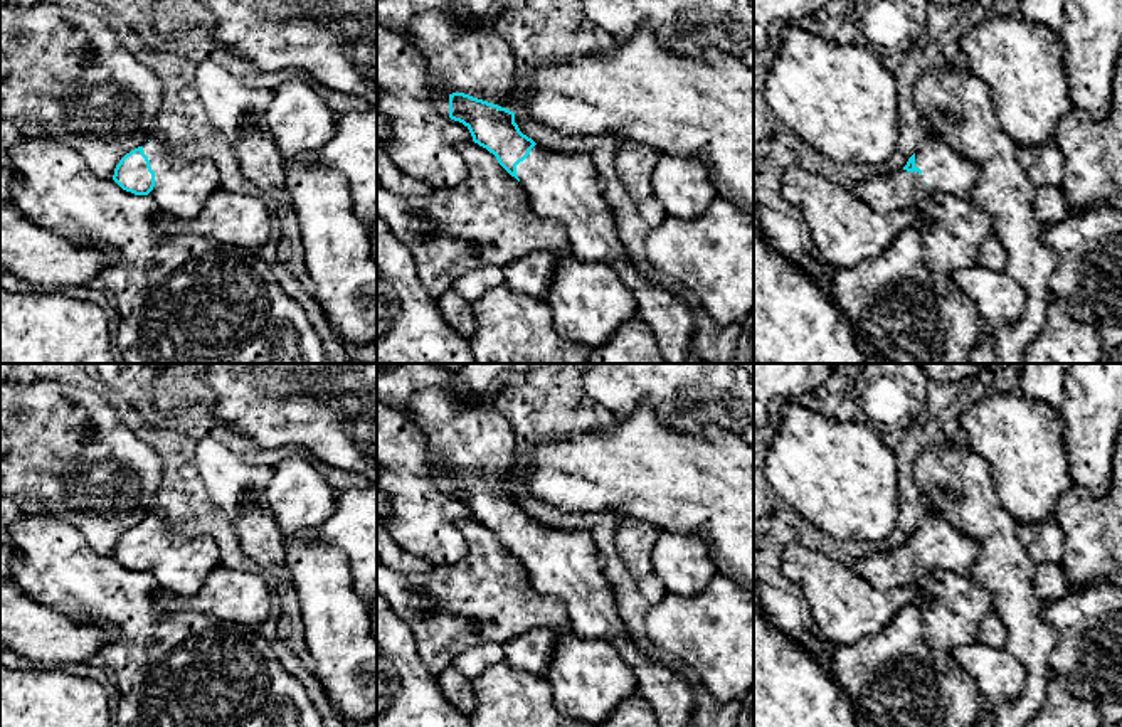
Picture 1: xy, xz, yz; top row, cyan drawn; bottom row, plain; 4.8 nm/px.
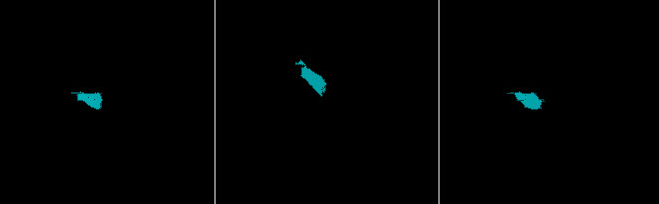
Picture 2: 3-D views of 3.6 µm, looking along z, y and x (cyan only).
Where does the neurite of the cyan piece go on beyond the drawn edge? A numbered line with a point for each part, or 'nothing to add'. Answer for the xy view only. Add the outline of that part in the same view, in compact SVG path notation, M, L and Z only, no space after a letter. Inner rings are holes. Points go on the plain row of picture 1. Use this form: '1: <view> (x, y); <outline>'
1: xy (182, 564); M155 515L143 522L143 530L155 549L155 564L148 572L175 596L197 594L209 572L220 565L220 552L210 537L178 535Z

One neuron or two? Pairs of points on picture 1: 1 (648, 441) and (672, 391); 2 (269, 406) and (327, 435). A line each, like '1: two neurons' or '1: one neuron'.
1: two neurons
2: one neuron

